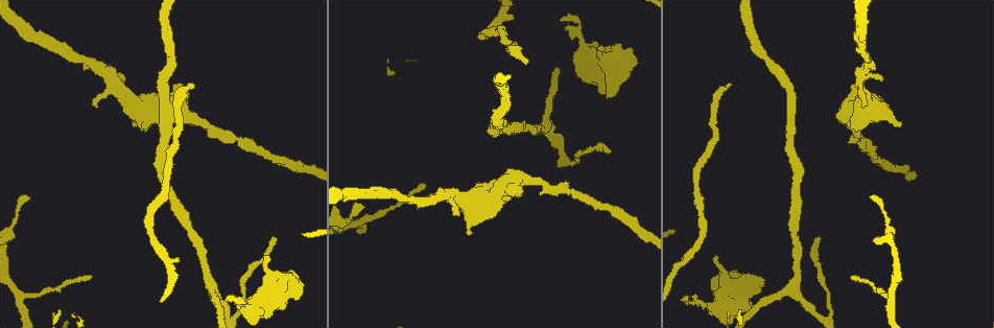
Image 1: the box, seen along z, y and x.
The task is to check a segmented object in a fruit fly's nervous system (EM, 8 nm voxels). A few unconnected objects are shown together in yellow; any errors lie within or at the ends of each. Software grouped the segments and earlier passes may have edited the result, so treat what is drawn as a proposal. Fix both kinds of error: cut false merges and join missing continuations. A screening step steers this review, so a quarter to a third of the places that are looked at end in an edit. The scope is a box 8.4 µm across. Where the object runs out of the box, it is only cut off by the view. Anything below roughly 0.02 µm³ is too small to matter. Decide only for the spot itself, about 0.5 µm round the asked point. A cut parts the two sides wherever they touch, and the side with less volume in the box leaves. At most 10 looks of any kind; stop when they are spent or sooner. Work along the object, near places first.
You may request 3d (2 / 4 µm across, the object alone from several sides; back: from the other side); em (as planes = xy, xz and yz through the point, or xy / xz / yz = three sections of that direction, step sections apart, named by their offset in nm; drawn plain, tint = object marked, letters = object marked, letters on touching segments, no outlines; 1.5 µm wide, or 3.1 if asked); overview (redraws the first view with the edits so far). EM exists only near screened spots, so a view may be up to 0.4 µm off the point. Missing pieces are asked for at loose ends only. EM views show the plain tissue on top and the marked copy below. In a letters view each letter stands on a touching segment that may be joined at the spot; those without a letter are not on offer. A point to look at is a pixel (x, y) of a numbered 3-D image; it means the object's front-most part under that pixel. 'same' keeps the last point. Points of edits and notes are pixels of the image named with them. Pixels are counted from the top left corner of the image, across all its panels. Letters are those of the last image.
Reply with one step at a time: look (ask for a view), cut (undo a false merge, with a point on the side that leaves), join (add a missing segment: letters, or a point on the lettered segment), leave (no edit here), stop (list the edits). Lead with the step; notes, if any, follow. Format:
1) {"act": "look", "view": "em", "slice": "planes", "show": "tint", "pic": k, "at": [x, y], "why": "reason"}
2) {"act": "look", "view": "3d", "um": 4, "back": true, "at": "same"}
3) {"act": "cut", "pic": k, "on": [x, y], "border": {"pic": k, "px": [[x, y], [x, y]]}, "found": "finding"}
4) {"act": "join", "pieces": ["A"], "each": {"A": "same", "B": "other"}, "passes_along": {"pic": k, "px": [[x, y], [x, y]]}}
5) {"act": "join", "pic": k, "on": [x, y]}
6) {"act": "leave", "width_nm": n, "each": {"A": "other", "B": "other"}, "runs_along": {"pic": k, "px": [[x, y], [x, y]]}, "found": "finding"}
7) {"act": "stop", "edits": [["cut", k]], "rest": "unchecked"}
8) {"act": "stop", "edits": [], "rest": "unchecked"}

{"act": "look", "view": "em", "slice": "planes", "show": "letters", "pic": 1, "at": [632, 70], "why": "an open end"}

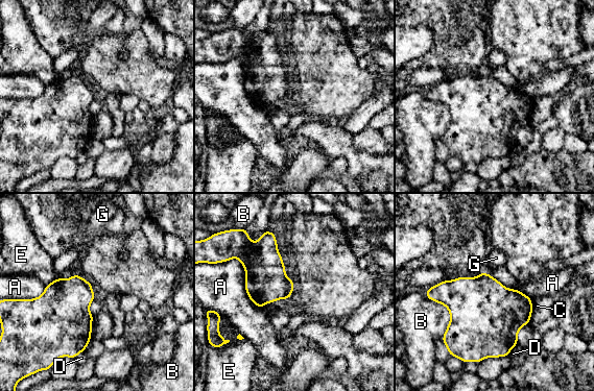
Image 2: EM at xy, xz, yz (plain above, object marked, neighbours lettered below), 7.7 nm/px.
{"act": "leave", "longest_contact_nm": ["B", 360], "each": {"A": "other", "B": "other", "C": "other", "D": "other", "E": "other", "G": "other"}, "found": "none of them fits"}

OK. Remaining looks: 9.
{"act": "look", "view": "em", "slice": "xy", "step": 8, "show": "tint", "pic": 1, "at": [211, 289]}

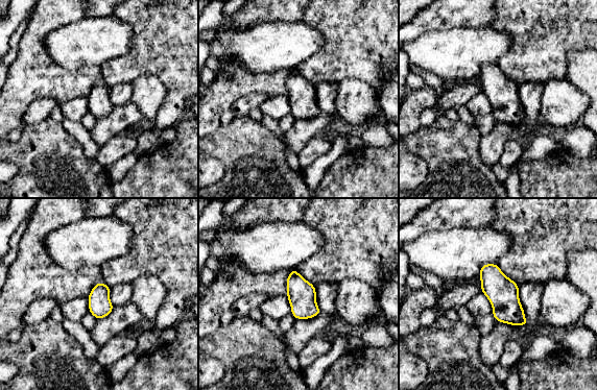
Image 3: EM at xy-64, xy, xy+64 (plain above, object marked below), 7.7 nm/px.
{"act": "look", "view": "em", "slice": "xy", "step": 8, "show": "letters", "at": "same"}

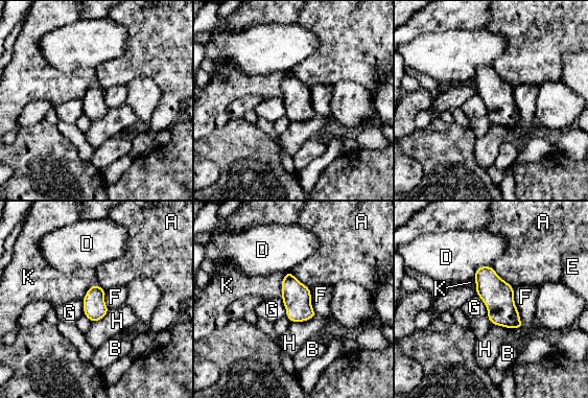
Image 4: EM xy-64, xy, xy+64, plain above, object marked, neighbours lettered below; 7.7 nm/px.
{"act": "leave", "longest_contact_nm": ["F", 320], "each": {"A": "other", "B": "other", "D": "other", "E": "other", "F": "other", "G": "other", "H": "other", "K": "other"}, "border": {"pic": 4, "px": [[476, 294], [487, 309], [487, 315]]}, "found": "continuous, no second neuron"}

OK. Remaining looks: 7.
{"act": "look", "view": "em", "slice": "xz", "step": 8, "show": "letters", "pic": 1, "at": [190, 85]}

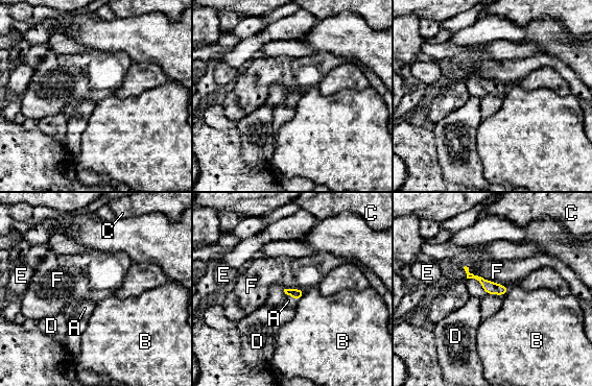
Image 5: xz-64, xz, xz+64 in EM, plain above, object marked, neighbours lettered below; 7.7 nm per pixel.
{"act": "join", "pieces": ["A"], "longest_contact_nm": ["F", 380], "each": {"A": "same", "B": "other", "C": "other", "D": "other", "E": "other", "F": "other"}, "passes_along": {"pic": 5, "px": [[294, 293], [291, 296], [288, 300]]}, "found": "the neuron continues"}

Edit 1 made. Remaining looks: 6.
{"act": "look", "view": "3d", "um": 2, "pic": 1, "at": [607, 150], "why": "tapers out"}

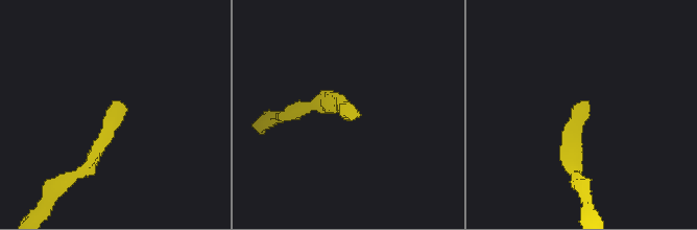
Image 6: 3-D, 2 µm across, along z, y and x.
{"act": "look", "view": "em", "slice": "planes", "show": "letters", "pic": 6, "at": [586, 102]}

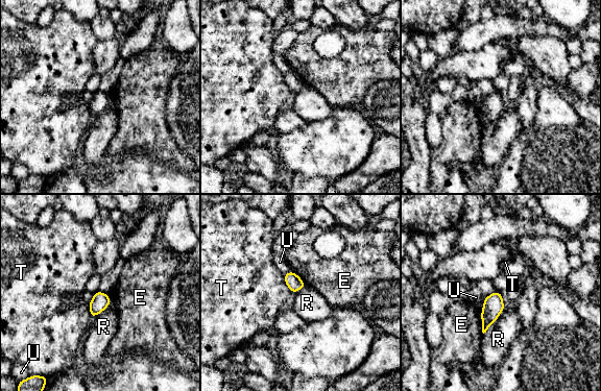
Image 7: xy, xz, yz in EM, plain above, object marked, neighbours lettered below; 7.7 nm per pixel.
{"act": "leave", "longest_contact_nm": ["R", 260], "each": {"E": "other", "R": "other", "T": "other", "U": "other"}, "found": "none of them fits"}

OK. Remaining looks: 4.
{"act": "stop", "edits": [["join", 5]], "rest": "unchecked"}

